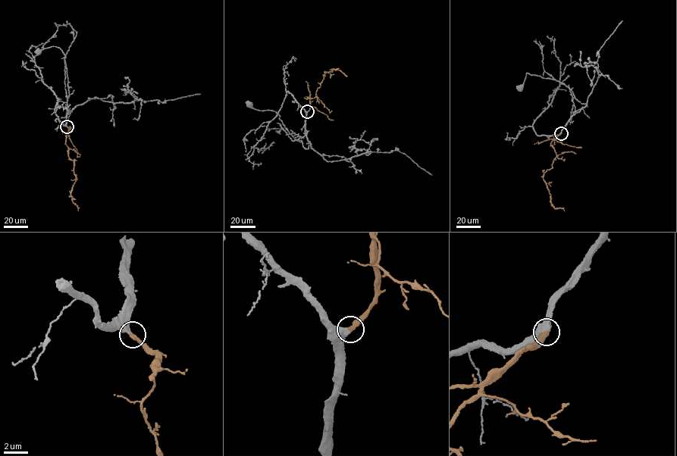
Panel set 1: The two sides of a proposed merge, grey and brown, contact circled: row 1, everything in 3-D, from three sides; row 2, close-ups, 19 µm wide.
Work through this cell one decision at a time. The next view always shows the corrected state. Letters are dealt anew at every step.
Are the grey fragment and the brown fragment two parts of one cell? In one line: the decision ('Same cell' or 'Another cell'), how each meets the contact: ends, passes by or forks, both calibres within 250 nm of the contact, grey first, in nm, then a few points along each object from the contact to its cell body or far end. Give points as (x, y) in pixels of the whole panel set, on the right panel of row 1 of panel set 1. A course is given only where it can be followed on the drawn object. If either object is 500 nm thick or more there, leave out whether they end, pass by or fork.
Same cell. At the ring grey ends. At the ring brown ends. Thickness 440 nm (grey) against 320 nm. Course of grey: (561, 133), (569, 119), (586, 104), (578, 101), (565, 85), (550, 78), (527, 73), (520, 88). Course of brown: (561, 133), (550, 144), (556, 157), (552, 167), (543, 173), (543, 179), (553, 207), (565, 210)

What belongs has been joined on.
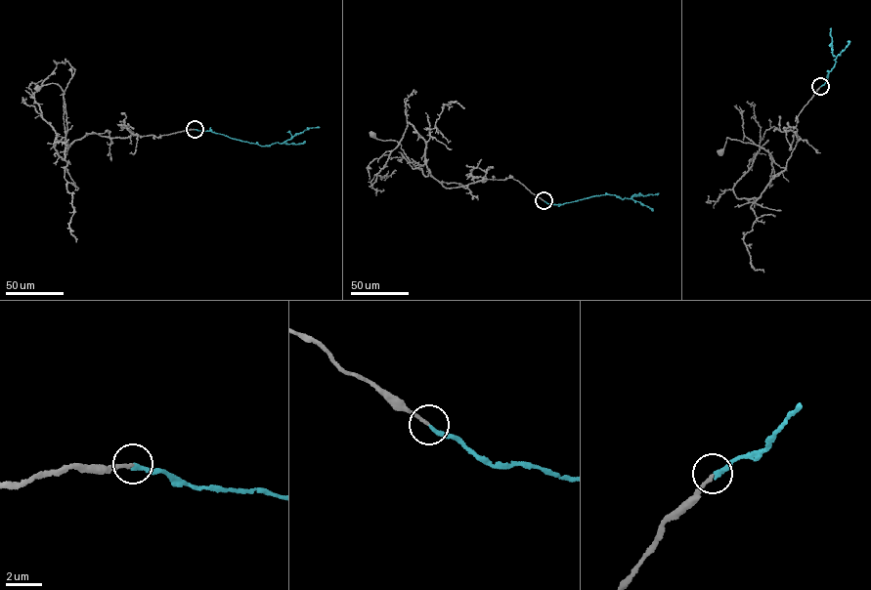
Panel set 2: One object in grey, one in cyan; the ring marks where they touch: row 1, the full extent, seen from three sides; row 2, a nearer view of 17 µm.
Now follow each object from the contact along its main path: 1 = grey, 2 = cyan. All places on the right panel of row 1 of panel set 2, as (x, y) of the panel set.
1: (820, 86), (796, 118), (798, 142), (783, 171), (768, 152), (750, 143), (727, 138), (720, 152)
2: (820, 86), (825, 82), (837, 58), (832, 54), (830, 28)

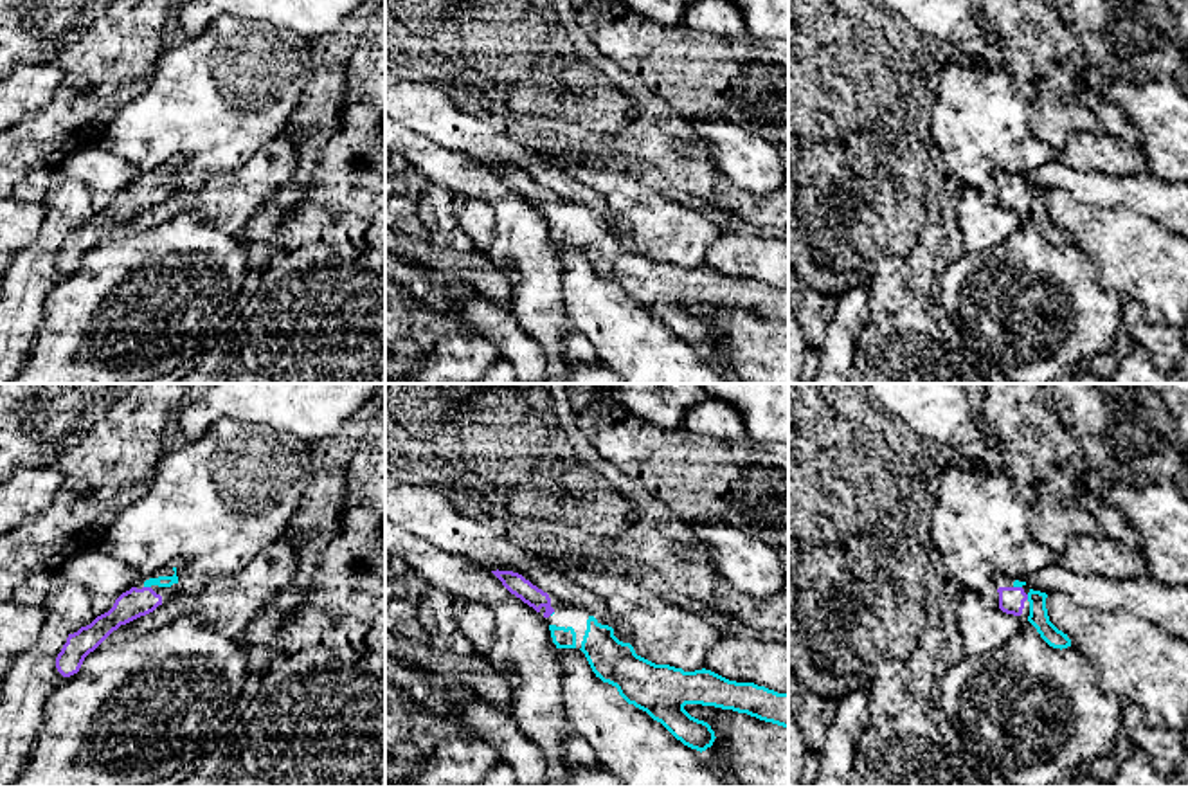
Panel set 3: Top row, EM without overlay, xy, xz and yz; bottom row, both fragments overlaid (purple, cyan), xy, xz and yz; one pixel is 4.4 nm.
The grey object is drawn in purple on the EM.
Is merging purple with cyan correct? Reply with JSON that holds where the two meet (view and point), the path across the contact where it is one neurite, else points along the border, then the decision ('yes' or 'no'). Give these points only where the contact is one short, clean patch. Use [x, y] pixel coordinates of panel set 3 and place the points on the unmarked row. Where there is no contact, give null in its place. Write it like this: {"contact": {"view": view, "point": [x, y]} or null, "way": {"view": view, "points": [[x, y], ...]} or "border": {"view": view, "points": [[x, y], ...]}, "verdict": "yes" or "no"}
{"contact": {"view": "xy", "point": [148, 184]}, "way": {"view": "xy", "points": [[135, 199], [148, 184], [162, 177]]}, "verdict": "yes"}

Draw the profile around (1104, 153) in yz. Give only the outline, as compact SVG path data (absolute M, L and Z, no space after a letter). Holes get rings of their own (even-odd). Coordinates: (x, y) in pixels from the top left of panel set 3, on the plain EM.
M1075 131L1067 137L1057 158L1076 171L1096 171L1109 176L1136 175L1139 171L1139 155L1130 140L1107 133Z

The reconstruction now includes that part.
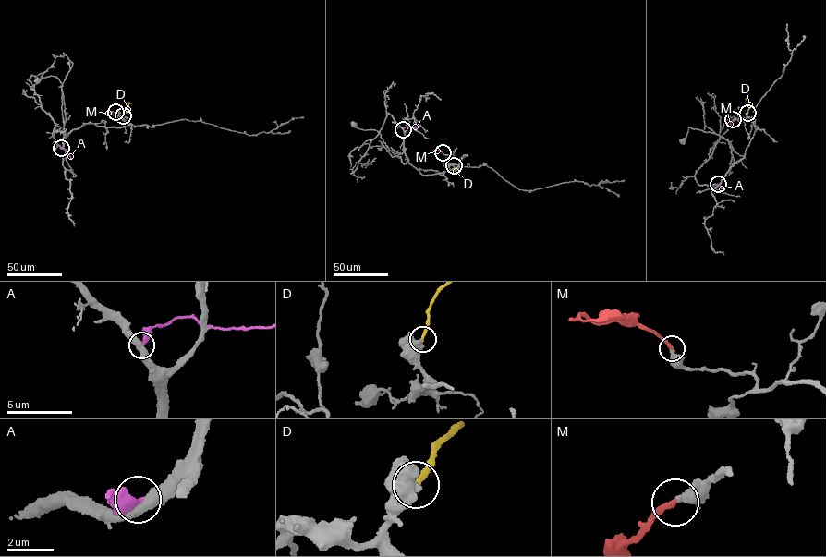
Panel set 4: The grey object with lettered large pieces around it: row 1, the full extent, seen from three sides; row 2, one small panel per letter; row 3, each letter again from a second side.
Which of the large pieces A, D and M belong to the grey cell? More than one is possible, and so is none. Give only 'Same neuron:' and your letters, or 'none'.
Same neuron: D, M

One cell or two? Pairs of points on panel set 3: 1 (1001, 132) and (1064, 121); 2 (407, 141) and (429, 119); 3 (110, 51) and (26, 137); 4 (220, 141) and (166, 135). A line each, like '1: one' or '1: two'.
1: two
2: two
3: one
4: one

